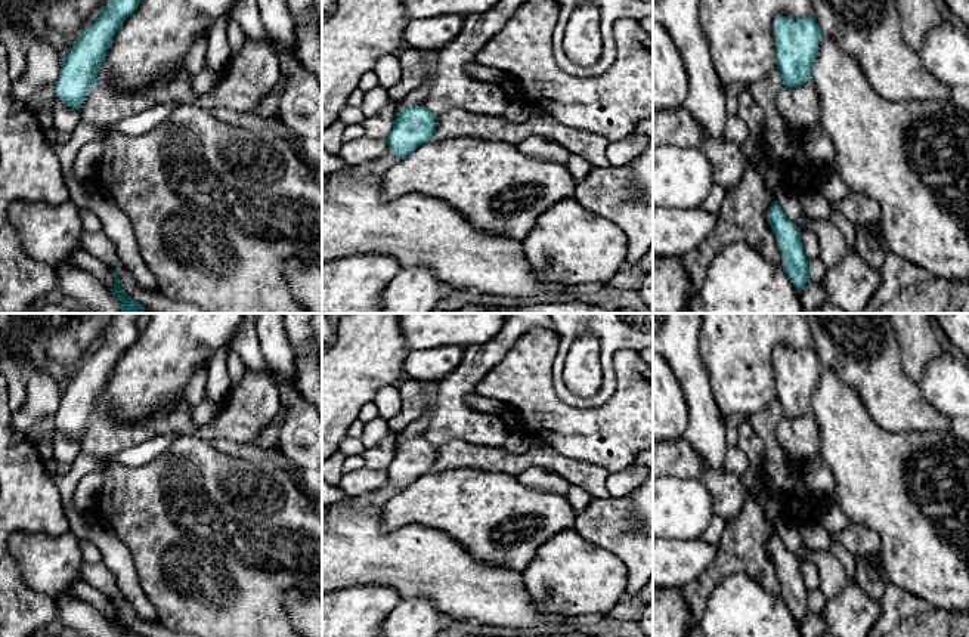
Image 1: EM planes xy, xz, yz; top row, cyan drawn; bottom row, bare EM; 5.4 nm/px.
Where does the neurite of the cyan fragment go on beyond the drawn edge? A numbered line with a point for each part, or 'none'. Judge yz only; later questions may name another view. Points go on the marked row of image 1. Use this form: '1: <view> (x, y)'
1: yz (799, 107)

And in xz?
1: xz (454, 123)

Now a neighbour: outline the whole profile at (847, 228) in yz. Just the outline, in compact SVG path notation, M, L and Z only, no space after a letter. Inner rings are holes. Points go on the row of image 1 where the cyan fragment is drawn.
M833 207L829 220L843 235L846 250L854 250L857 242L855 225Z

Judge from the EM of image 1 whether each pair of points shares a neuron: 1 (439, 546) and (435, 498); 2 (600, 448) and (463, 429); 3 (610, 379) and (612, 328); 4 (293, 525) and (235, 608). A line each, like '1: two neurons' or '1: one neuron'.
1: two neurons
2: two neurons
3: one neuron
4: one neuron

